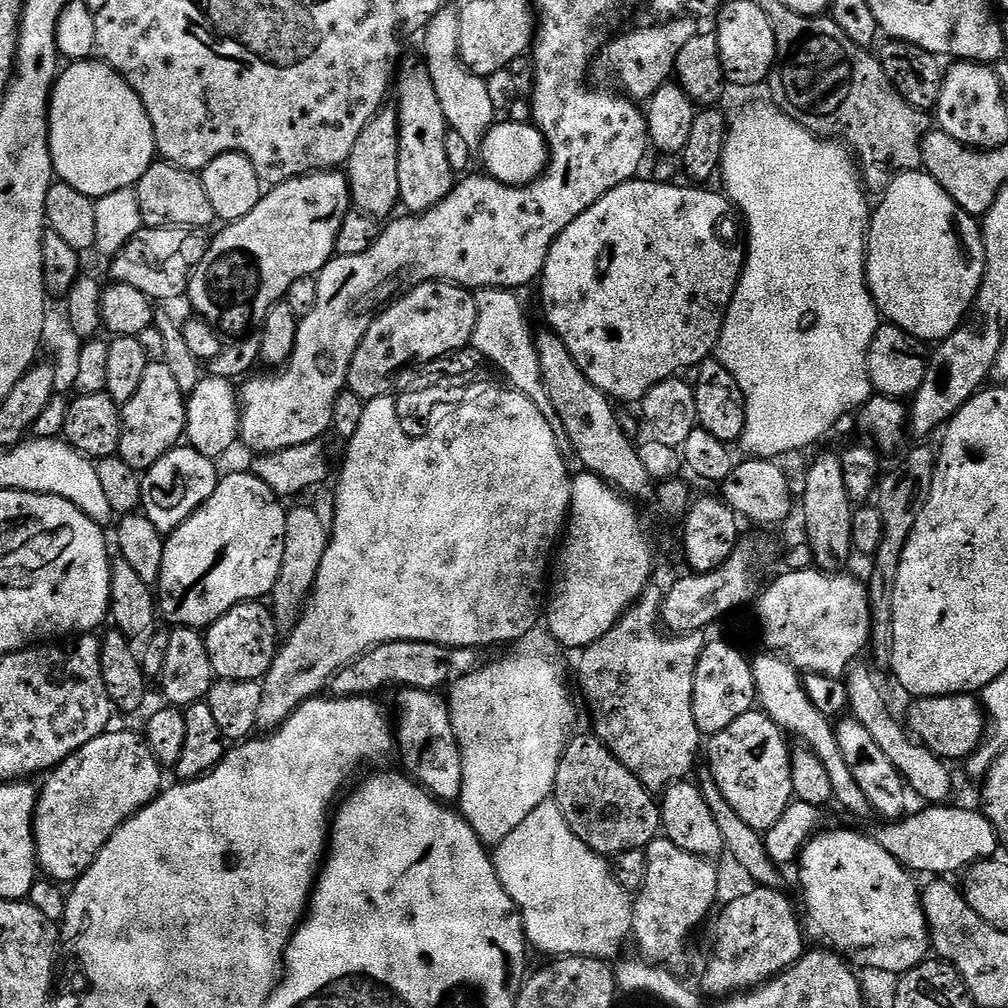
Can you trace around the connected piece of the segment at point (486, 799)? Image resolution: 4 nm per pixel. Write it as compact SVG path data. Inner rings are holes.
M533 630L524 635L516 642L518 649L508 658L496 660L485 668L484 665L477 667L466 678L451 685L452 696L447 697L464 775L458 811L486 846L504 841L515 827L555 793L558 762L574 732L572 723L576 720L576 708L564 681L564 668L556 654L557 645L547 633L538 633Z

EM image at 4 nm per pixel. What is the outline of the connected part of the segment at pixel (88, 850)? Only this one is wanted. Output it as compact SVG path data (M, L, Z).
M103 732L94 742L86 742L82 750L70 754L57 768L52 769L48 780L38 792L34 831L36 833L36 859L38 868L50 881L75 882L98 858L110 838L131 819L136 812L152 803L160 795L166 781L162 766L148 748L147 739L136 732Z

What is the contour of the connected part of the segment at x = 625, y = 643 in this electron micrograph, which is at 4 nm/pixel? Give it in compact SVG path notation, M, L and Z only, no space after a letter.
M633 606L628 609L626 616L627 618L617 622L604 637L598 638L596 642L579 653L580 676L584 679L584 692L588 695L588 704L592 707L592 716L596 719L596 728L594 728L596 737L612 751L614 758L618 758L618 762L622 762L622 766L626 766L626 770L630 770L630 774L634 774L634 778L638 778L638 782L642 782L644 788L653 794L660 794L663 793L665 788L669 788L671 784L687 781L691 777L688 775L691 774L692 767L696 764L696 755L699 752L701 755L702 752L702 737L698 730L698 722L694 722L694 702L692 699L694 698L694 674L706 640L700 634L668 634L666 635L667 637L632 636L632 624L628 619L640 620L643 618L644 612L640 609L640 606Z

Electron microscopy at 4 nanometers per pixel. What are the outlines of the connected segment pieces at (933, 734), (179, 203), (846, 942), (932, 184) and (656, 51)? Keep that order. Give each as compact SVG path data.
M972 694L959 696L921 696L911 701L908 708L907 727L911 735L925 744L934 755L945 762L967 761L968 757L985 743L985 705Z
M154 162L150 166L150 170L146 170L146 174L142 174L142 178L137 182L135 190L140 213L145 225L149 228L195 228L197 230L208 230L211 229L211 224L215 225L217 223L214 206L210 206L210 198L206 194L206 186L197 173L187 172L167 162Z
M844 828L838 829L837 832L828 831L829 830L821 831L812 837L812 841L805 846L804 851L800 854L798 869L800 868L800 884L804 887L804 904L808 907L808 912L812 915L813 922L824 931L825 938L833 944L829 945L831 945L837 953L847 957L857 969L877 968L880 972L903 974L923 964L930 956L930 937L928 935L928 919L924 916L922 892L918 884L916 888L915 882L912 881L915 880L913 873L903 868L893 856L886 854L886 850L882 850L882 846L878 846L878 842L871 835L863 836L860 832L847 832Z
M917 170L915 172L902 172L891 177L892 185L884 192L884 197L880 200L880 205L875 205L868 221L868 261L866 262L866 274L868 275L868 289L872 295L872 300L876 308L880 311L881 317L889 324L895 324L897 328L906 330L912 336L917 336L919 340L925 342L939 342L945 340L950 334L957 332L965 323L964 315L973 311L976 303L976 295L982 286L982 278L986 270L986 258L984 257L984 247L982 246L982 234L977 217L971 216L966 210L962 210L950 198L950 194L941 186L934 177L929 176L927 171Z
M668 18L656 23L660 24L654 25L653 28L636 28L633 32L618 37L598 56L598 68L600 64L606 75L620 76L621 82L624 83L623 91L636 102L647 102L663 84L673 79L678 54L698 31L697 21L692 18Z

